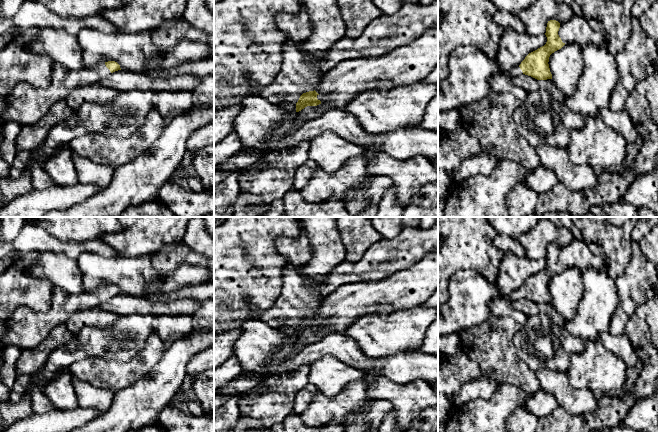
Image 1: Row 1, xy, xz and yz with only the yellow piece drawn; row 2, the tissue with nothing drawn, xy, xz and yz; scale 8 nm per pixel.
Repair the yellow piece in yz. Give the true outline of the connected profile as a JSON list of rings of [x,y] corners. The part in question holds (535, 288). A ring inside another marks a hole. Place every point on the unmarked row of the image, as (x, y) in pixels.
[[[550,244],[546,251],[547,266],[544,270],[529,277],[519,289],[523,298],[531,300],[537,304],[552,303],[549,292],[549,281],[555,275],[561,273],[565,267],[558,259],[560,247],[556,244]]]

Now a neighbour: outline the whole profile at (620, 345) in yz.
[[[606,332],[600,335],[600,340],[606,349],[625,362],[627,368],[634,367],[640,361],[626,334],[615,336]]]

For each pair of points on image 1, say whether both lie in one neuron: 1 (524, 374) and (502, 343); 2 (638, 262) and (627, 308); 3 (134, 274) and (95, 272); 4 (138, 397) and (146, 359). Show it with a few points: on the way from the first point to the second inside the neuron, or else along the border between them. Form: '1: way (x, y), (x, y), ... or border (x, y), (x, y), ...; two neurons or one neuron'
1: way (516, 366), (503, 351); one neuron
2: way (638, 273), (638, 283), (627, 297); one neuron
3: way (124, 272), (105, 272); one neuron
4: border (159, 362), (142, 377), (121, 389); two neurons

